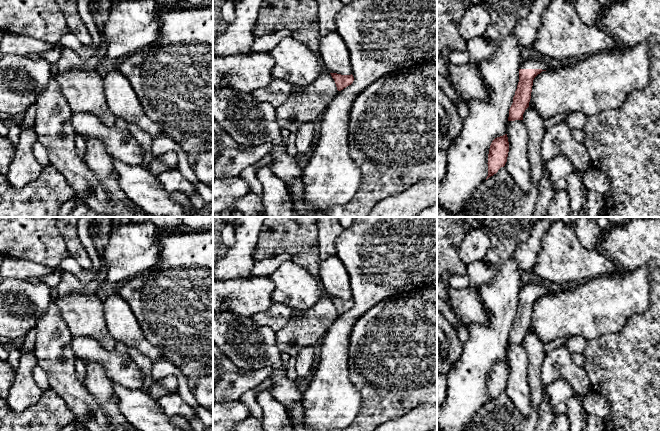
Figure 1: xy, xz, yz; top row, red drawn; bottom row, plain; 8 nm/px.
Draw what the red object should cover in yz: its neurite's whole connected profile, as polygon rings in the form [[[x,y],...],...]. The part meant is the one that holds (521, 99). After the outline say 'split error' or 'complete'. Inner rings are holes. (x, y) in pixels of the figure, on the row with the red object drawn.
[[[530,57],[527,60],[522,60],[519,69],[519,82],[509,109],[508,121],[523,120],[523,114],[529,107],[534,78],[546,70],[554,70],[555,68],[548,65],[544,59]]]; split error

